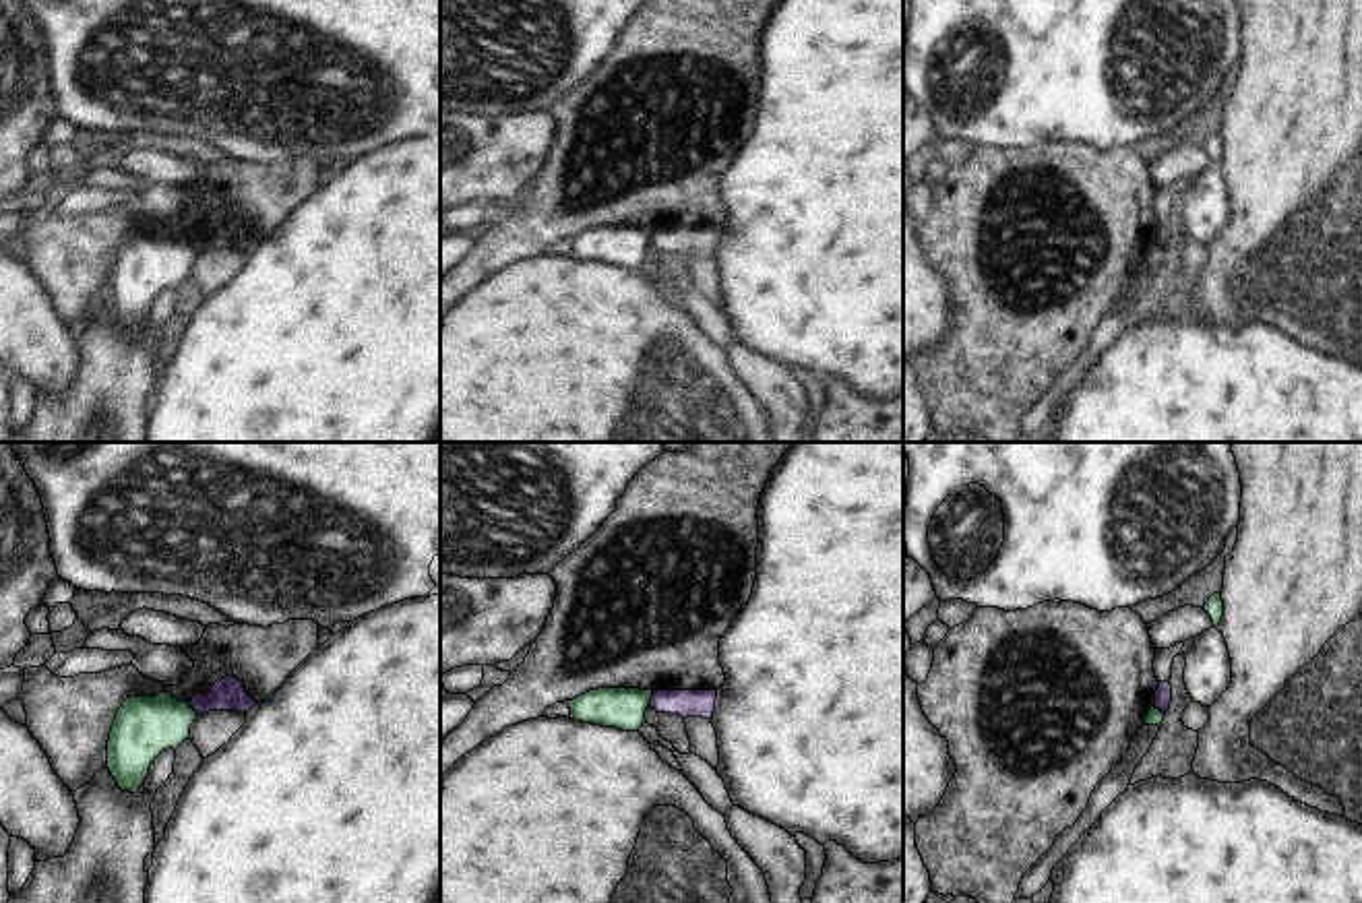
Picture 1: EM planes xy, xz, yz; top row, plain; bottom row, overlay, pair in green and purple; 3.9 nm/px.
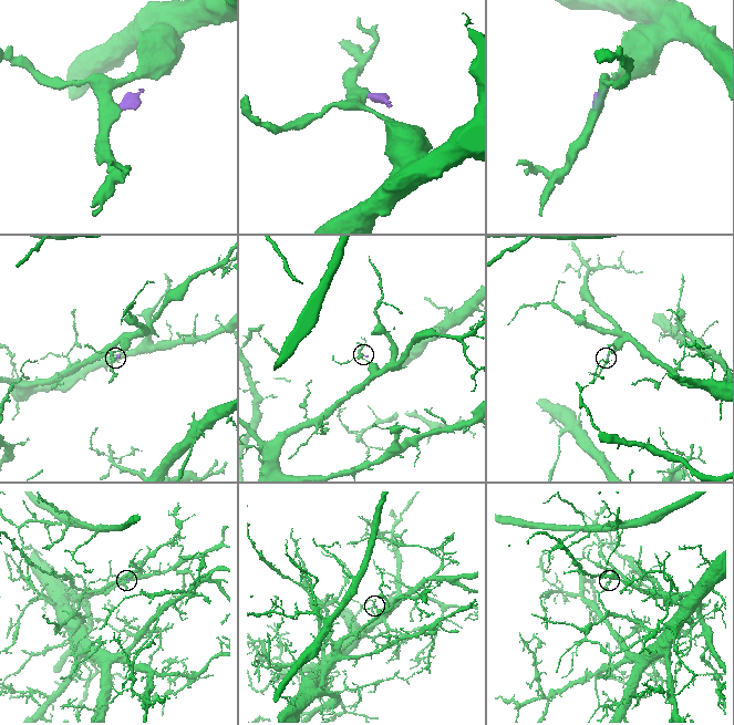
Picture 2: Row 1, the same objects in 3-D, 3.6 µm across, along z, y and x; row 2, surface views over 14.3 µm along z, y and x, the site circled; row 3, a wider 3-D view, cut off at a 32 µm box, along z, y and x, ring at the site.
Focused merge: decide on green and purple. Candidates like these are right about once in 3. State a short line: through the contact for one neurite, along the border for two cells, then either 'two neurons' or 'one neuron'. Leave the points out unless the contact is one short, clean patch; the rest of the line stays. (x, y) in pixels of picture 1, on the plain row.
line xz (654, 230), (647, 242); two neurons

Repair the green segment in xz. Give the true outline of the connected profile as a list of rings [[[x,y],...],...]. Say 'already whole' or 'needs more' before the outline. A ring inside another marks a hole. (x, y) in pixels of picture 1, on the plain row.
already whole; [[[597,225],[568,240],[570,256],[622,269],[639,269],[653,227]]]

